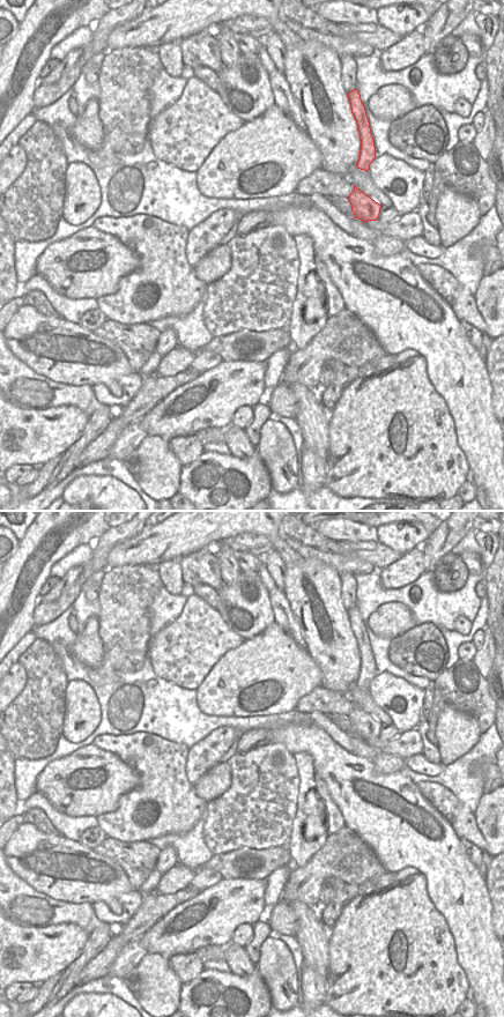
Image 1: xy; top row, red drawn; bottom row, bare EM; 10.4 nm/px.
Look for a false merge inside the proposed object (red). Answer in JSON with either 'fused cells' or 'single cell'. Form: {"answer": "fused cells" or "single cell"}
{"answer": "single cell"}

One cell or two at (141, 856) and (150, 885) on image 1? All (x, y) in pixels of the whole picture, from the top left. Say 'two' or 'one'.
two

